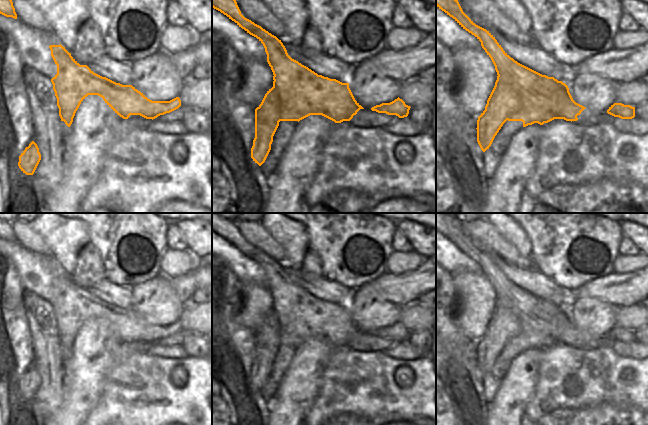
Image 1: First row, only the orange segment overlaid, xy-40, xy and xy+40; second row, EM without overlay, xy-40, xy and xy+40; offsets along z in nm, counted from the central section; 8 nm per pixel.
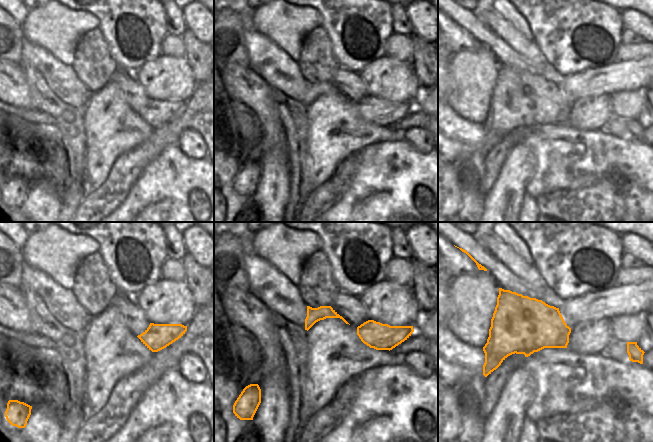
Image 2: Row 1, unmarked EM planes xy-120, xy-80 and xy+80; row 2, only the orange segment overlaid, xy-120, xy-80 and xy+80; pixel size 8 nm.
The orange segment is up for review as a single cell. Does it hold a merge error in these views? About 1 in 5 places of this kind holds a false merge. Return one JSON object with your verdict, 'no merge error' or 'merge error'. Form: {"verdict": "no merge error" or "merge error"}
{"verdict": "merge error"}

